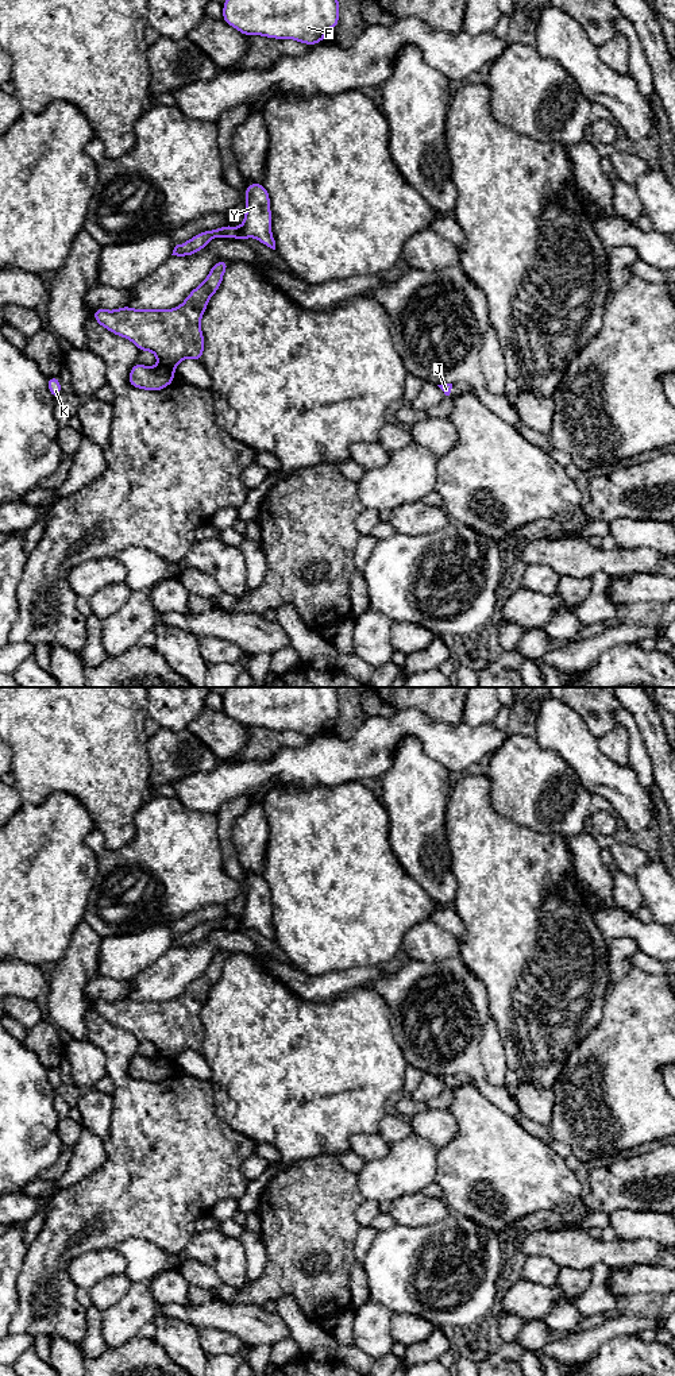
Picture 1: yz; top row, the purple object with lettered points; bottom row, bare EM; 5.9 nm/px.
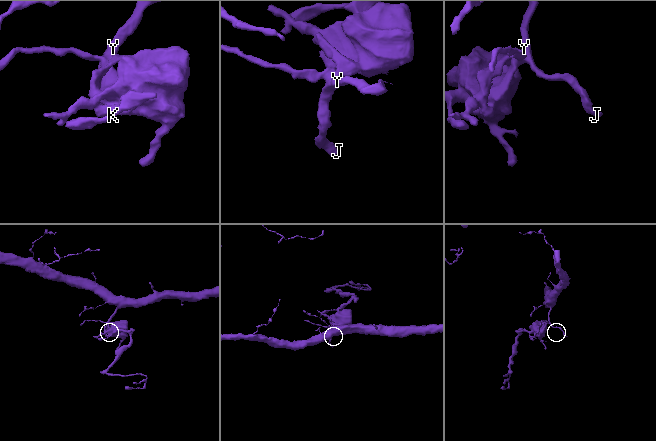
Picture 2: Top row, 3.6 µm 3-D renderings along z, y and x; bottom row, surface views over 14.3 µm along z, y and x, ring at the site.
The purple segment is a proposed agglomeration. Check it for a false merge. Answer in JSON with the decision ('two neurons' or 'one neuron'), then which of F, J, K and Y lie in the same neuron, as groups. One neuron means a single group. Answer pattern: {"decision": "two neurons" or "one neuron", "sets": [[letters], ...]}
{"decision": "two neurons", "sets": [["F", "J", "Y"], ["K"]]}

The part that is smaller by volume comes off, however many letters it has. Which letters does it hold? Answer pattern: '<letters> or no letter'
K

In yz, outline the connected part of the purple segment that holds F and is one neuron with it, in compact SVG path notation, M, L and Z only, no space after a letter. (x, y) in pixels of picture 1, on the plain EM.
M228 687L221 710L247 728L293 731L312 737L339 717L339 691L338 687Z

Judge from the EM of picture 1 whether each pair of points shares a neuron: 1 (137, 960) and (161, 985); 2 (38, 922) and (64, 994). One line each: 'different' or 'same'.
1: different
2: different

